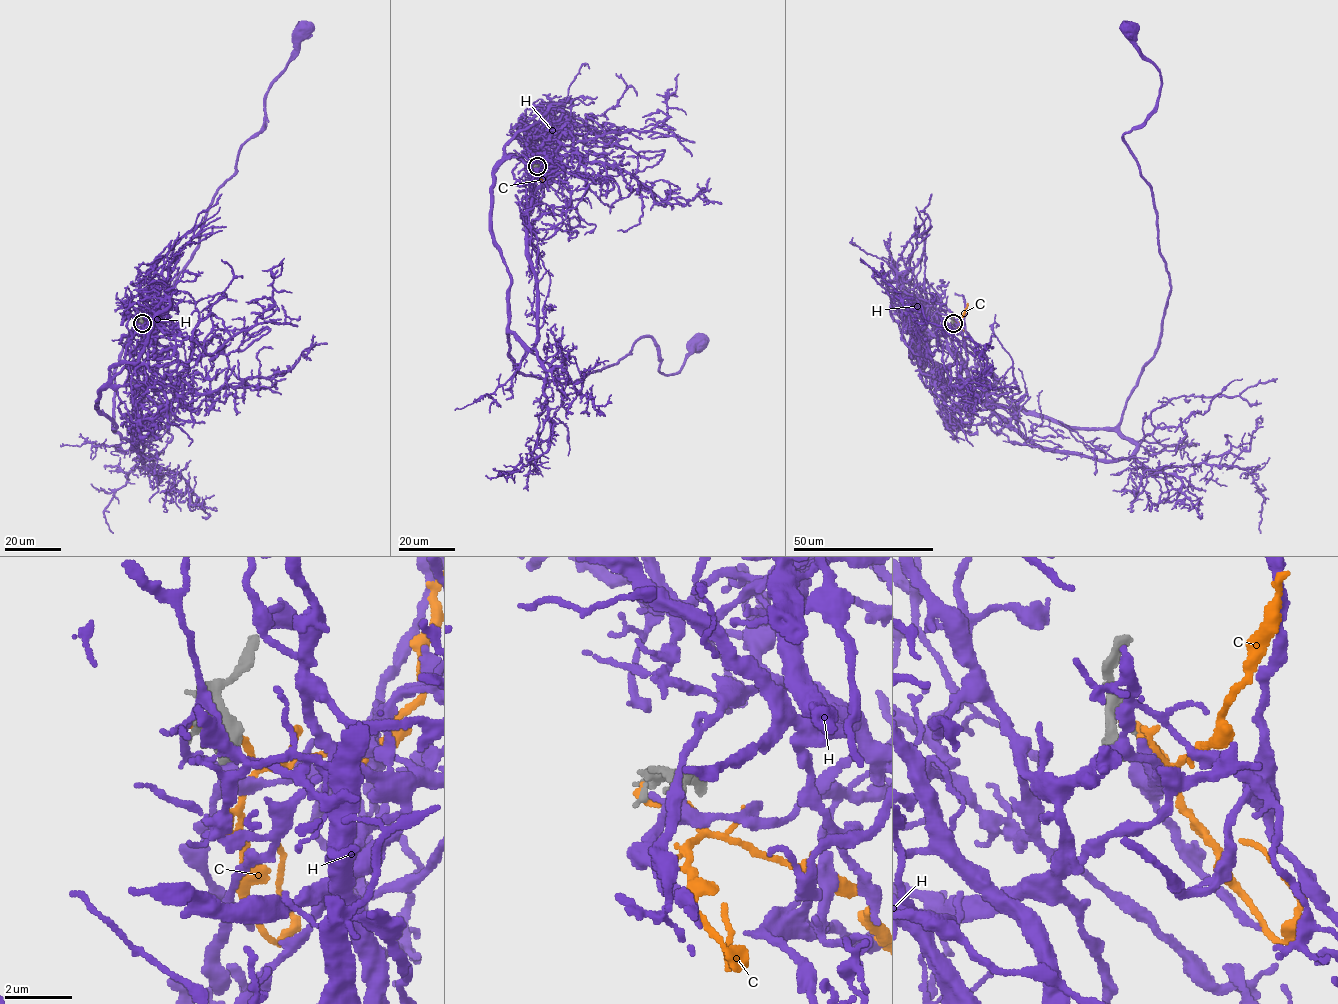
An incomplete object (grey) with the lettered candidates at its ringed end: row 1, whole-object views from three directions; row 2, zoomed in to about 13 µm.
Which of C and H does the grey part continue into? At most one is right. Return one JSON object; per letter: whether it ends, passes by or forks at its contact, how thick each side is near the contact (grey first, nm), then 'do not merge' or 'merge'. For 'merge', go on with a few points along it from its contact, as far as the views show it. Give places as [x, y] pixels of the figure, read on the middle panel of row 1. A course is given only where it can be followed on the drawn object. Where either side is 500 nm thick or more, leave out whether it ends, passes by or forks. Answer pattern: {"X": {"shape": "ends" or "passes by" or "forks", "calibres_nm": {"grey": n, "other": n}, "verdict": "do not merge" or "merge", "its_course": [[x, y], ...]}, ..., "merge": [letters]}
{"C": {"shape": "ends", "calibres_nm": {"grey": 260, "other": 200}, "verdict": "do not merge"}, "H": {"calibres_nm": {"grey": 550, "other": 460}, "verdict": "merge", "its_course": [[536, 166], [550, 161], [520, 128], [492, 209], [512, 365], [574, 382], [650, 336], [671, 375], [699, 342]]}, "merge": ["H"]}

